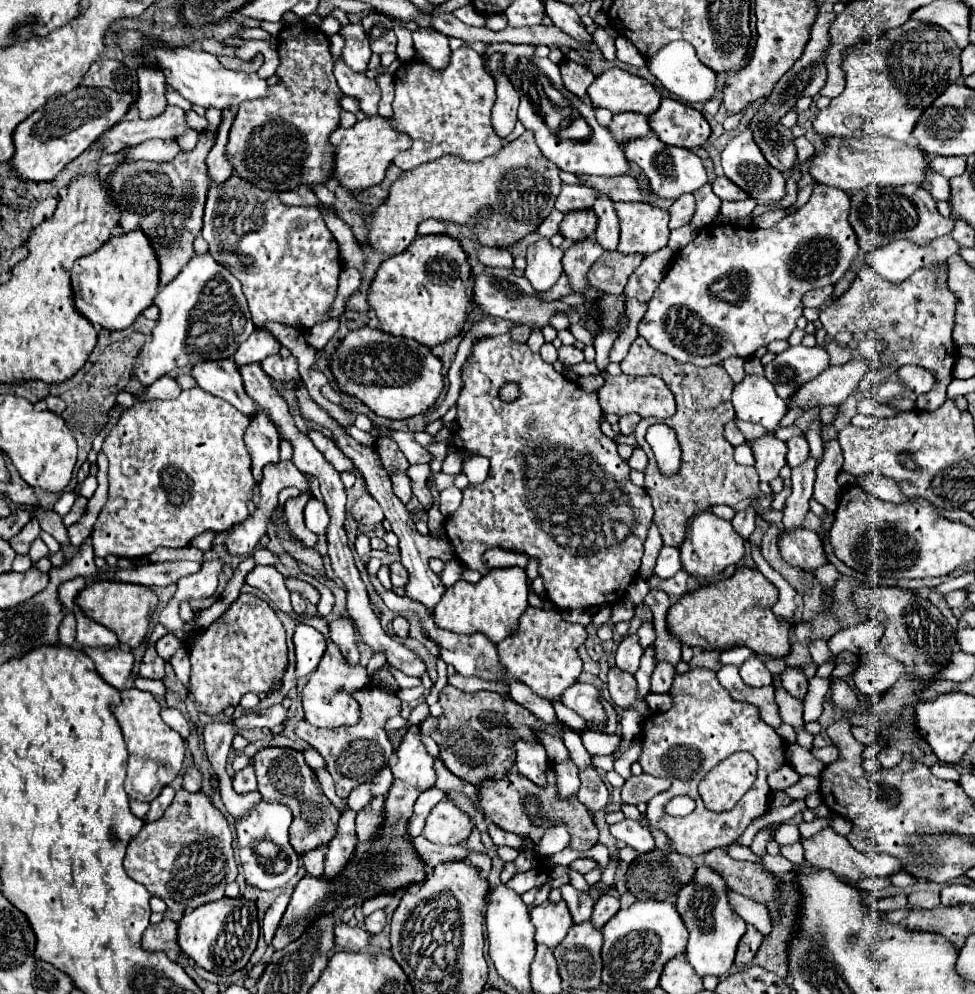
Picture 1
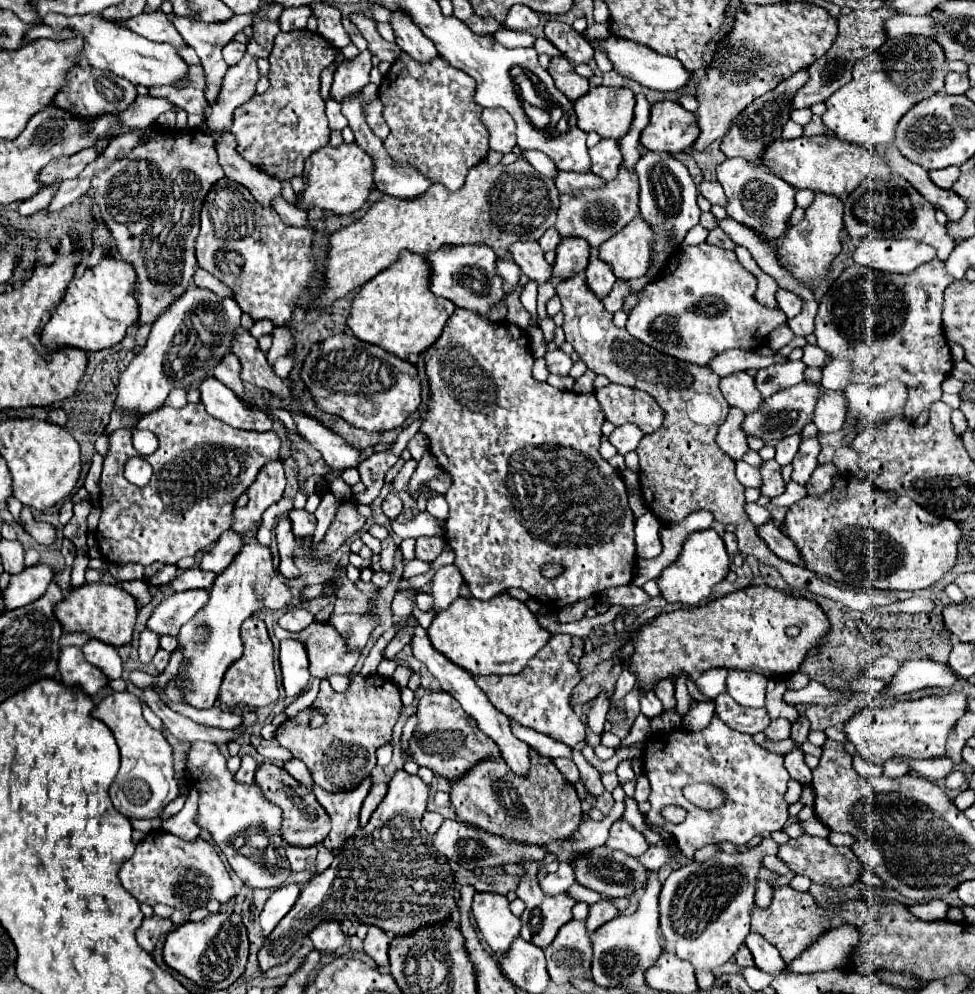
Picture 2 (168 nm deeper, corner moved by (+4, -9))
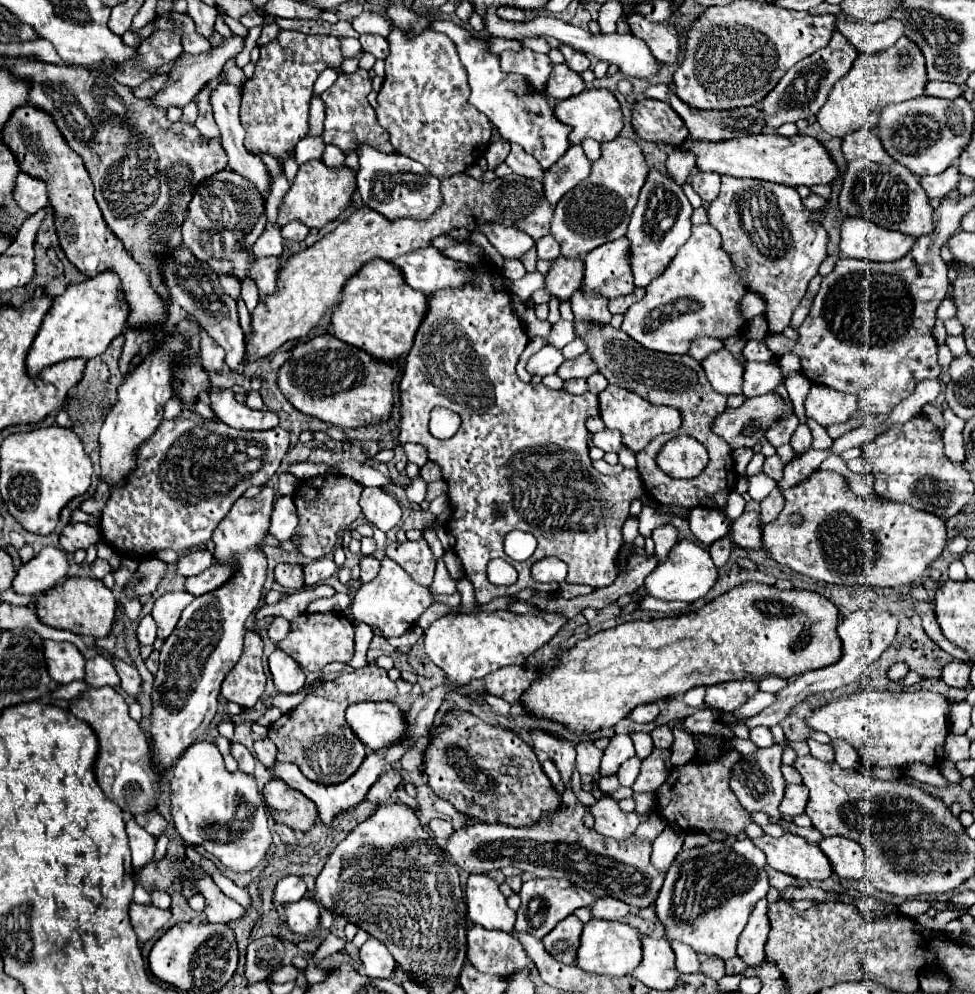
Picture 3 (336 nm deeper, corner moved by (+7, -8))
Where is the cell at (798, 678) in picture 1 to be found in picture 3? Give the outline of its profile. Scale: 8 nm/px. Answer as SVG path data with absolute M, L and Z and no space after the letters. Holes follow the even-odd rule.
M773 744L769 748L757 750L753 754L747 754L745 760L741 760L735 768L733 768L733 780L731 780L731 790L735 792L735 796L739 798L739 802L749 810L749 812L767 812L773 818L777 818L777 814L781 814L777 808L781 804L783 798L783 788L785 788L785 780L781 776L781 756L785 752L783 744ZM751 766L757 772L751 772ZM761 772L761 774L759 774Z

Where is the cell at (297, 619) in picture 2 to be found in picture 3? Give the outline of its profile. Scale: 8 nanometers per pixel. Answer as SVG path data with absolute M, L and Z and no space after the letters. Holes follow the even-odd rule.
M275 618L275 620L269 624L269 630L267 630L271 642L283 640L283 638L289 634L289 626L291 626L289 620L285 620L285 618Z

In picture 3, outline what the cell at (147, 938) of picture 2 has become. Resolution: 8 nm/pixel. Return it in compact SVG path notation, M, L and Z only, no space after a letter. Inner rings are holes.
M131 904L129 918L131 918L131 924L137 932L139 942L147 942L159 928L165 926L165 922L171 918L171 912L155 908L155 906Z

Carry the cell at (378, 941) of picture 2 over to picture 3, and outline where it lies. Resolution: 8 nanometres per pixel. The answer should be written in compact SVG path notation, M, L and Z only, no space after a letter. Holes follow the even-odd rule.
M369 936L369 940L361 946L359 952L361 952L359 954L361 964L363 964L367 976L371 976L371 978L389 978L389 976L393 976L395 960L393 960L393 956L389 954L389 950L385 948L383 942Z

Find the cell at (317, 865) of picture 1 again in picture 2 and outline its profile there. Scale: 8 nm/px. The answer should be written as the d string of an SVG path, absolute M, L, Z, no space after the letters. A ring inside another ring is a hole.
M286 845L286 857L292 871L316 871L316 847L292 847Z

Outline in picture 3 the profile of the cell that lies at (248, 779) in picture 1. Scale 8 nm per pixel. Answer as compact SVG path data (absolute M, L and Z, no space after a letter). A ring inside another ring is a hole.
M233 742L233 744L231 744L231 754L233 754L233 758L237 760L241 772L245 772L245 774L253 774L255 758L253 758L253 754L251 754L243 744Z

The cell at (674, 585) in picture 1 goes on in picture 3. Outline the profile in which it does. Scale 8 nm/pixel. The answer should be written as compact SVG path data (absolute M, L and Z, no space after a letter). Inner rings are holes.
M561 584L561 590L559 594L563 598L575 598L575 596L581 596L581 594L591 594L595 588L591 586L571 586L571 584Z

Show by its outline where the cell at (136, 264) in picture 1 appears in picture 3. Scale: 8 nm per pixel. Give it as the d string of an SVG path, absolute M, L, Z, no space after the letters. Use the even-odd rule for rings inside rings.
M105 270L83 282L69 284L67 290L53 300L53 306L43 318L27 356L29 374L39 374L39 370L67 358L95 358L103 354L111 340L123 332L125 318L129 318L129 306L125 304L125 292L121 290L117 274Z

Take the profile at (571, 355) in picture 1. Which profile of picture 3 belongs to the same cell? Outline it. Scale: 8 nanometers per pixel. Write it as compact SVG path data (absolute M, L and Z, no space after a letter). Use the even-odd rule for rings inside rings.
M543 346L527 364L527 372L529 374L539 374L539 376L547 376L547 374L555 374L557 368L563 364L563 354L559 348L553 346Z

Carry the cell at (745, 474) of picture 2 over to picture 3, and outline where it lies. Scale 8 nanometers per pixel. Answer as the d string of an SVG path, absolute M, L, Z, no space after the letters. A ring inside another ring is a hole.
M743 474L743 478L747 480L747 484L749 484L749 496L755 502L761 502L775 488L775 482L769 476L765 476L765 474L755 474L755 476Z

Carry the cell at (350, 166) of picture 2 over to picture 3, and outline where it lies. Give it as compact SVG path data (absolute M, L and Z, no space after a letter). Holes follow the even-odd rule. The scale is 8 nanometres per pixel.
M309 160L305 164L301 164L299 172L295 176L295 182L291 184L289 192L285 194L285 198L279 206L277 224L283 226L291 220L301 220L309 228L321 228L327 222L335 220L349 206L351 196L357 190L355 176L357 176L357 172L353 168L349 168L349 166L329 168L329 166L325 166L323 160Z

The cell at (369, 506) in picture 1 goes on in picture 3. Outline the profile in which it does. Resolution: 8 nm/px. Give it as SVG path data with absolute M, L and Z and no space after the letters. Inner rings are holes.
M325 474L325 476L303 480L295 492L299 526L293 536L293 540L299 544L301 554L305 554L311 560L319 560L325 554L333 552L339 532L347 530L361 514L359 496L361 496L361 484L347 476Z

